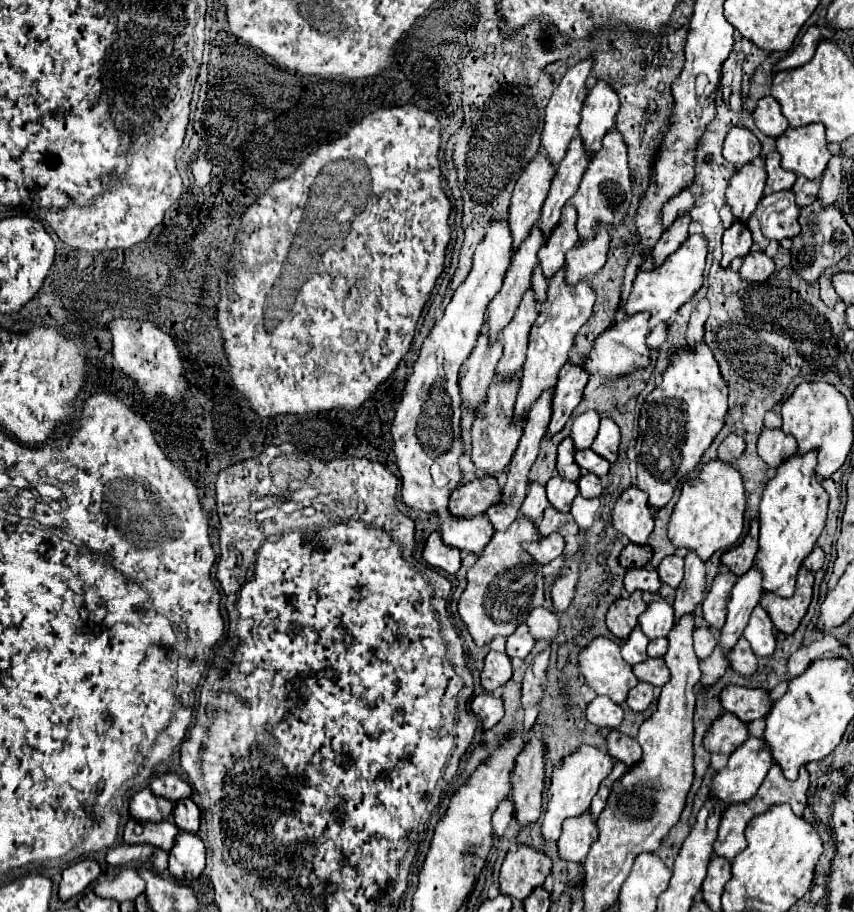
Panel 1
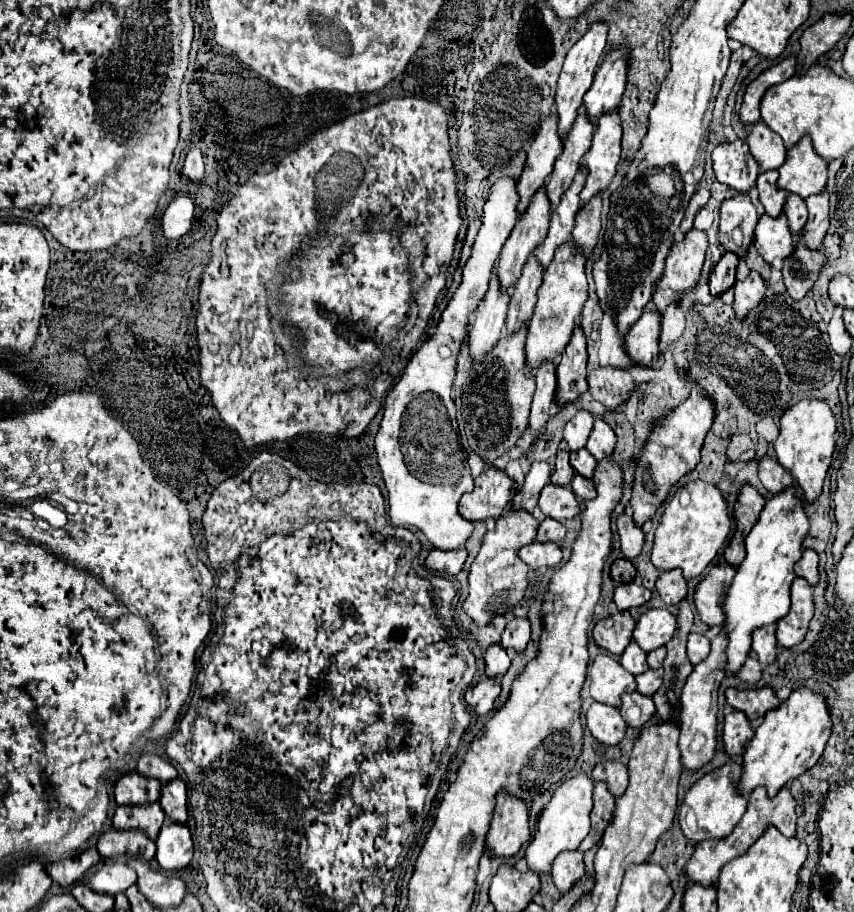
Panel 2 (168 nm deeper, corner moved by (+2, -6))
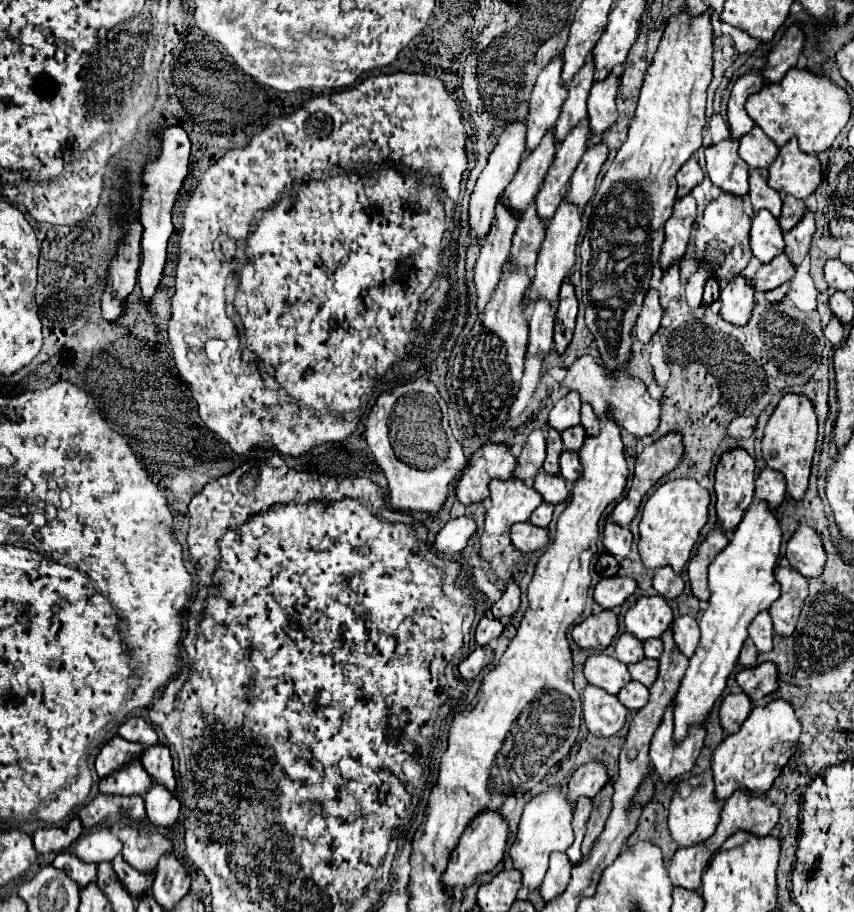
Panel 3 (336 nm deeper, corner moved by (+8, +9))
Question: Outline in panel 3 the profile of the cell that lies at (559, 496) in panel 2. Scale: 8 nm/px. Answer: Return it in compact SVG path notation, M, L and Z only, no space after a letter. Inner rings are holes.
M538 472L534 480L534 488L540 492L544 502L548 504L560 504L566 502L570 492L566 488L566 480L562 476L554 476L548 472Z

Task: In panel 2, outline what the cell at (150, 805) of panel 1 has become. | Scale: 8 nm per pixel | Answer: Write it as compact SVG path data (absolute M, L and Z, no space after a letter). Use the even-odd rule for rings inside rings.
M138 771L122 775L114 785L114 799L118 805L136 805L146 801L158 801L160 799L160 783L154 783L154 779L142 779Z

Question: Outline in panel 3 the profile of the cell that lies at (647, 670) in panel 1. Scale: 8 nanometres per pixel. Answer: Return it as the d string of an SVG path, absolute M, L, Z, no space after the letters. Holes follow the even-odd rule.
M644 658L644 660L640 660L640 662L630 664L628 670L630 670L632 680L638 680L638 682L642 682L644 686L650 688L652 682L656 680L656 676L658 676L658 660L656 660L656 658Z

